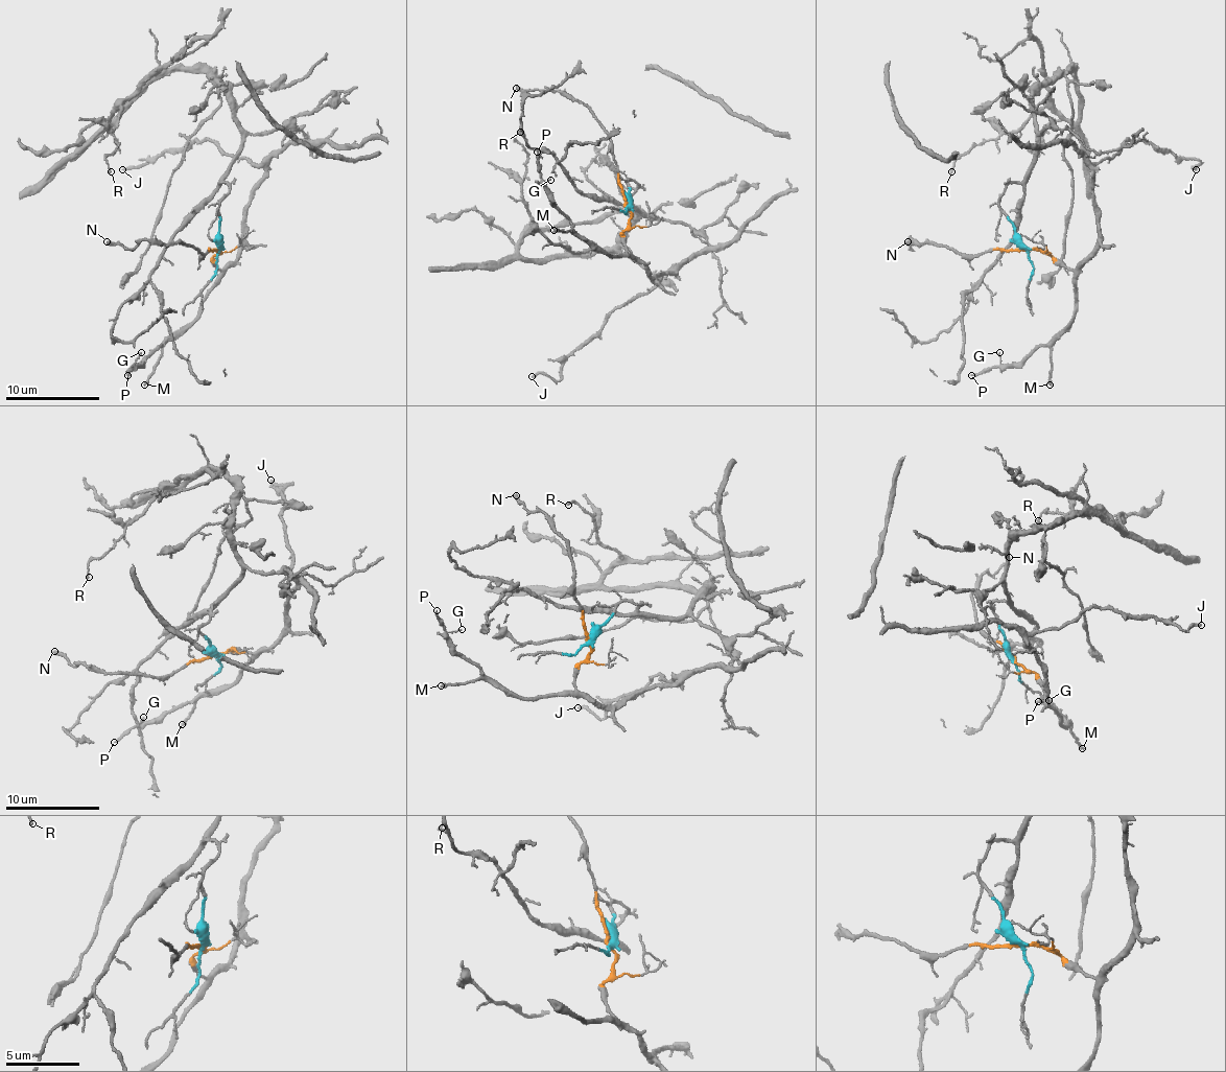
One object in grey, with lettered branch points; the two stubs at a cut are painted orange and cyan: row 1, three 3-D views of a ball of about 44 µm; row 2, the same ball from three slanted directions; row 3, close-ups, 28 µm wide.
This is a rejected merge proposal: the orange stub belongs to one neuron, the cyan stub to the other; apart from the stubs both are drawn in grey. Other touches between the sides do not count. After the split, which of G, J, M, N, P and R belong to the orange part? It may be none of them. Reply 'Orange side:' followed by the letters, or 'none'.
Orange side: G, J, M, N, P

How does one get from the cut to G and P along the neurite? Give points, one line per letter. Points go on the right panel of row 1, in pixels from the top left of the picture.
G: (1027, 248), (1060, 259), (1074, 274), (1074, 317), (1045, 345), (1038, 345), (1017, 364), (1004, 364), (998, 351)
P: (1027, 248), (1060, 259), (1074, 274), (1074, 317), (1045, 345), (1038, 345), (1017, 364), (970, 375)

